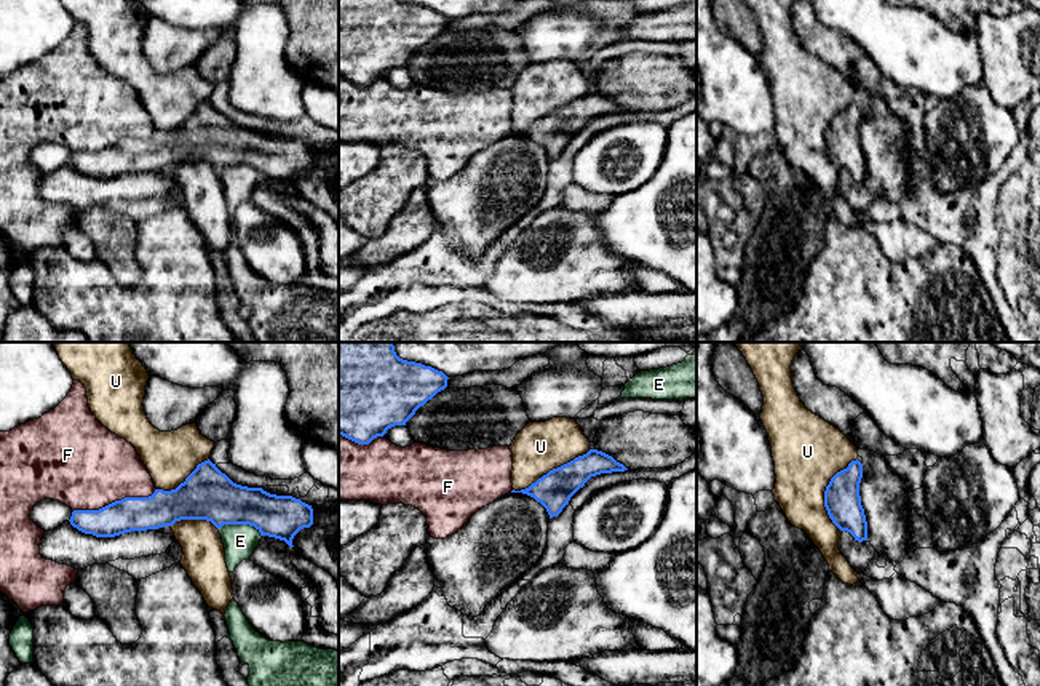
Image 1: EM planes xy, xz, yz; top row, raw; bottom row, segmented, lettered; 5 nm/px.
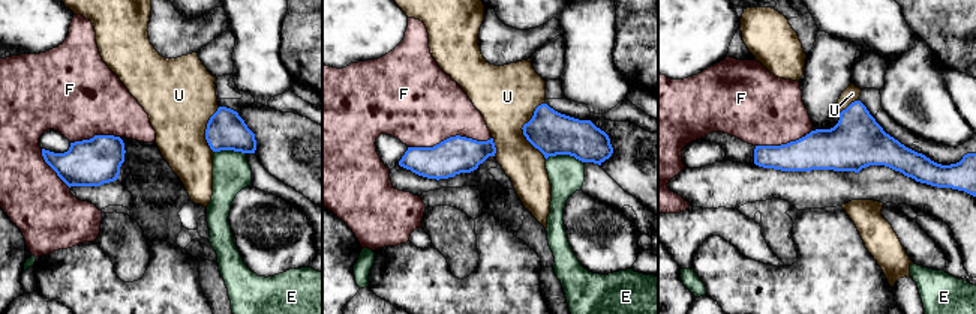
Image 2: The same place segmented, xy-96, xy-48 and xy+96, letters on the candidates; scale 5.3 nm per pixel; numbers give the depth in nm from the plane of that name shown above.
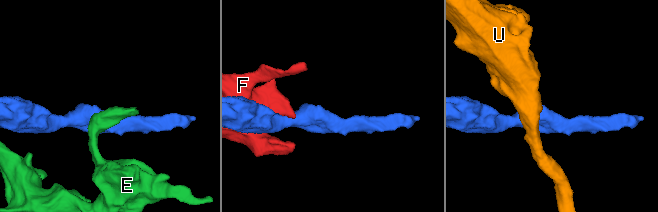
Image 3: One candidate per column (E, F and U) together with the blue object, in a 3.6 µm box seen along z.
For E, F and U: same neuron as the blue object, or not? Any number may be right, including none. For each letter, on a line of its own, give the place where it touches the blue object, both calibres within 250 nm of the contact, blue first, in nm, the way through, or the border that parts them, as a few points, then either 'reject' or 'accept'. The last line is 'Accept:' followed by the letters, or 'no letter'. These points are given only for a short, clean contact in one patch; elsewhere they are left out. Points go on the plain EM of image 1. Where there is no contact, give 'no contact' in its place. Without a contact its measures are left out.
E: contact xy (240, 165); calibres 260 and 170 nm; border xy (218, 170), (224, 167), (251, 167), (261, 178); reject
F: contact xy (115, 143); calibres 180 and 440 nm; reject
U: contact yz (825, 135); calibres 190 and 360 nm; reject
Accept: no letter

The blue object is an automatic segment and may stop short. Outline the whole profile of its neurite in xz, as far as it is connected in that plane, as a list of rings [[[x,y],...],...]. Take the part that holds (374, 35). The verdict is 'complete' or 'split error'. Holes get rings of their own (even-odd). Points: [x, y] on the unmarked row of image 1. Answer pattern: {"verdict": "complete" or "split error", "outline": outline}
{"verdict": "complete", "outline": [[[339,0],[339,77],[369,86],[447,29],[447,18],[403,0]]]}

